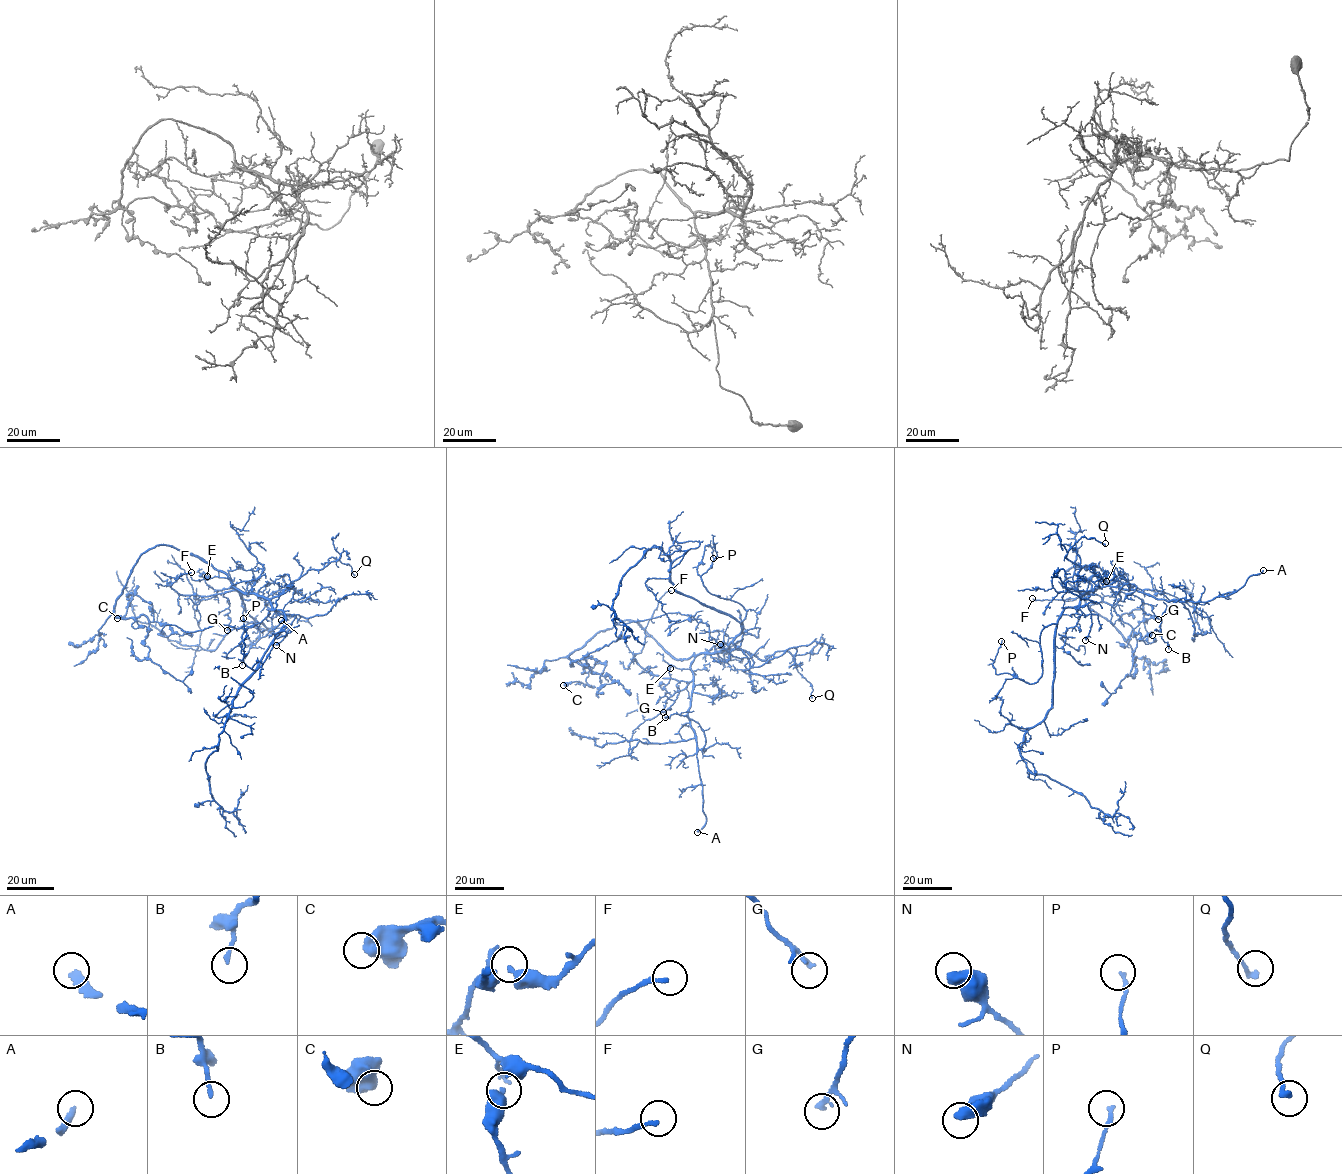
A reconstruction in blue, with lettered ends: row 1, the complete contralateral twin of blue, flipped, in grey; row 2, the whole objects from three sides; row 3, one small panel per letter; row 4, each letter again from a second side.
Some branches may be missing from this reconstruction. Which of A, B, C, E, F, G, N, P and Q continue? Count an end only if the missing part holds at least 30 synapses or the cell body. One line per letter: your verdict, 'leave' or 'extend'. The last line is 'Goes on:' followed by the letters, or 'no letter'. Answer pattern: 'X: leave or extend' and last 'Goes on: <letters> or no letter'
A: extend
B: leave
C: leave
E: leave
F: leave
G: leave
N: leave
P: leave
Q: leave
Goes on: A

